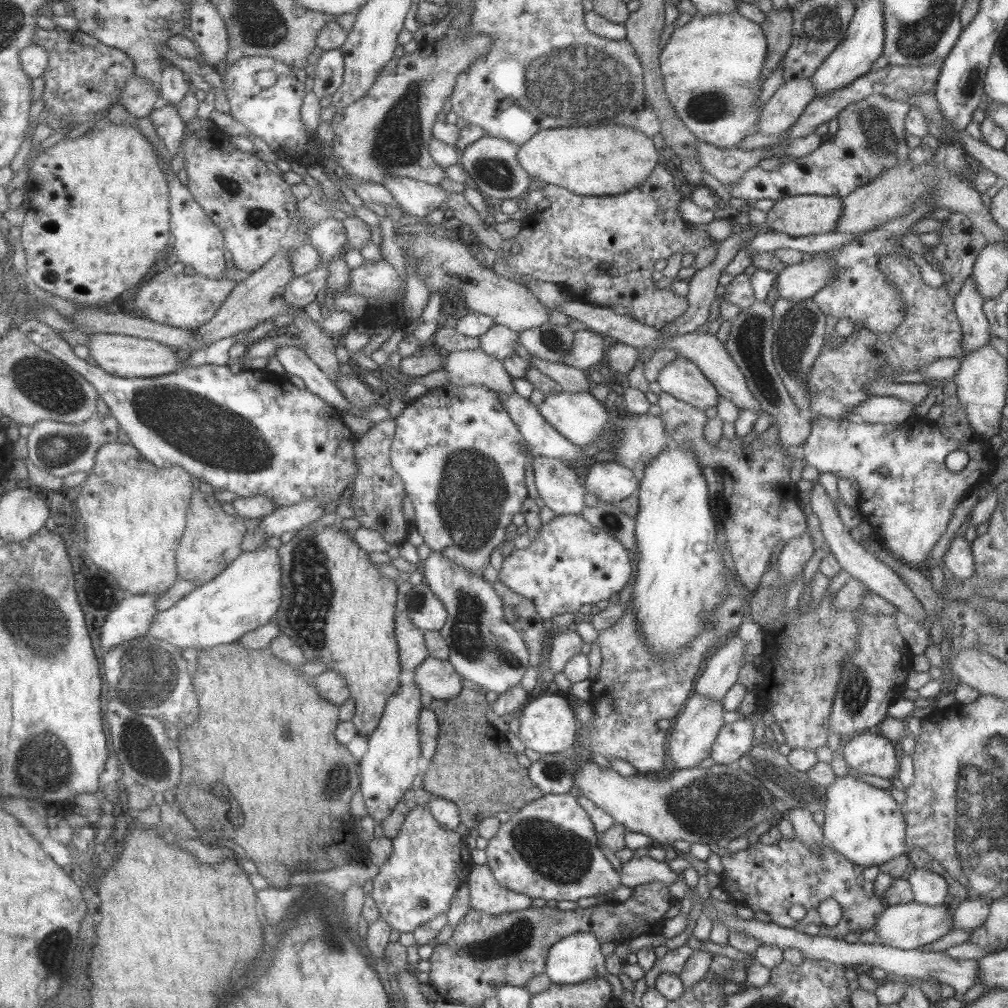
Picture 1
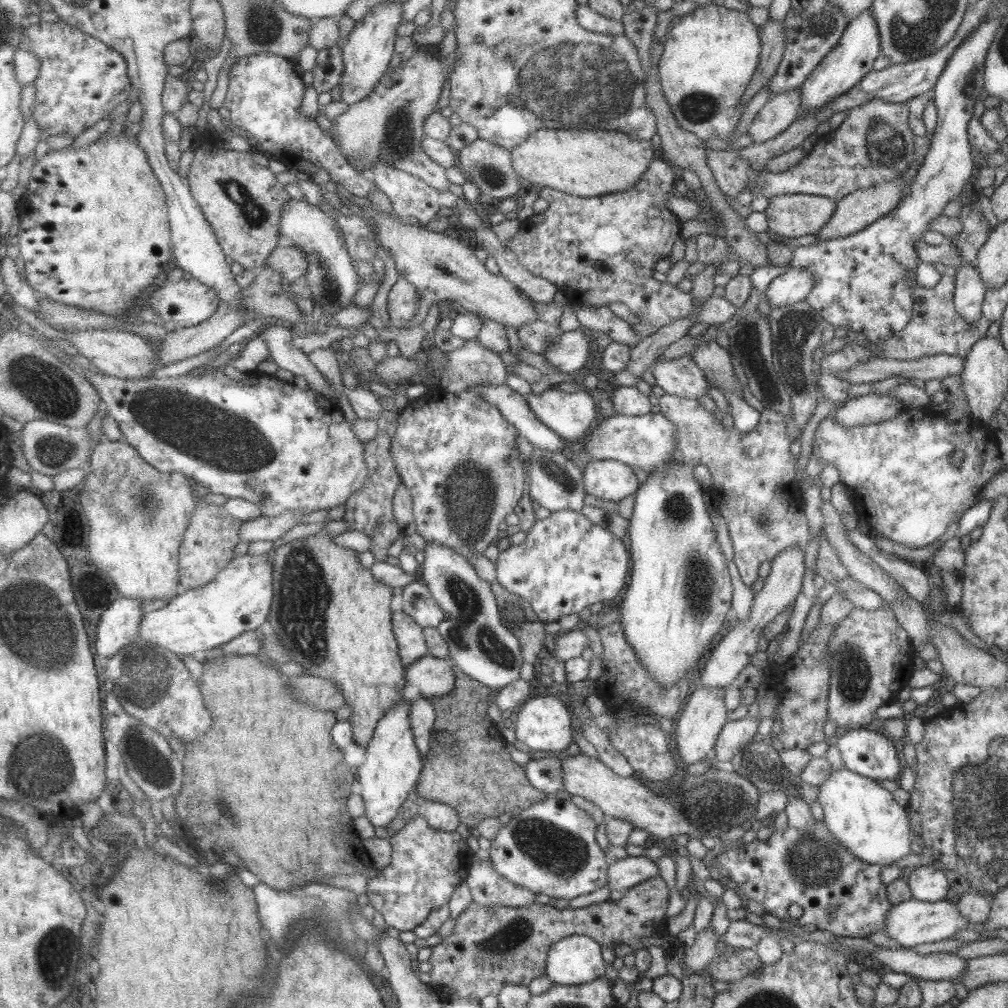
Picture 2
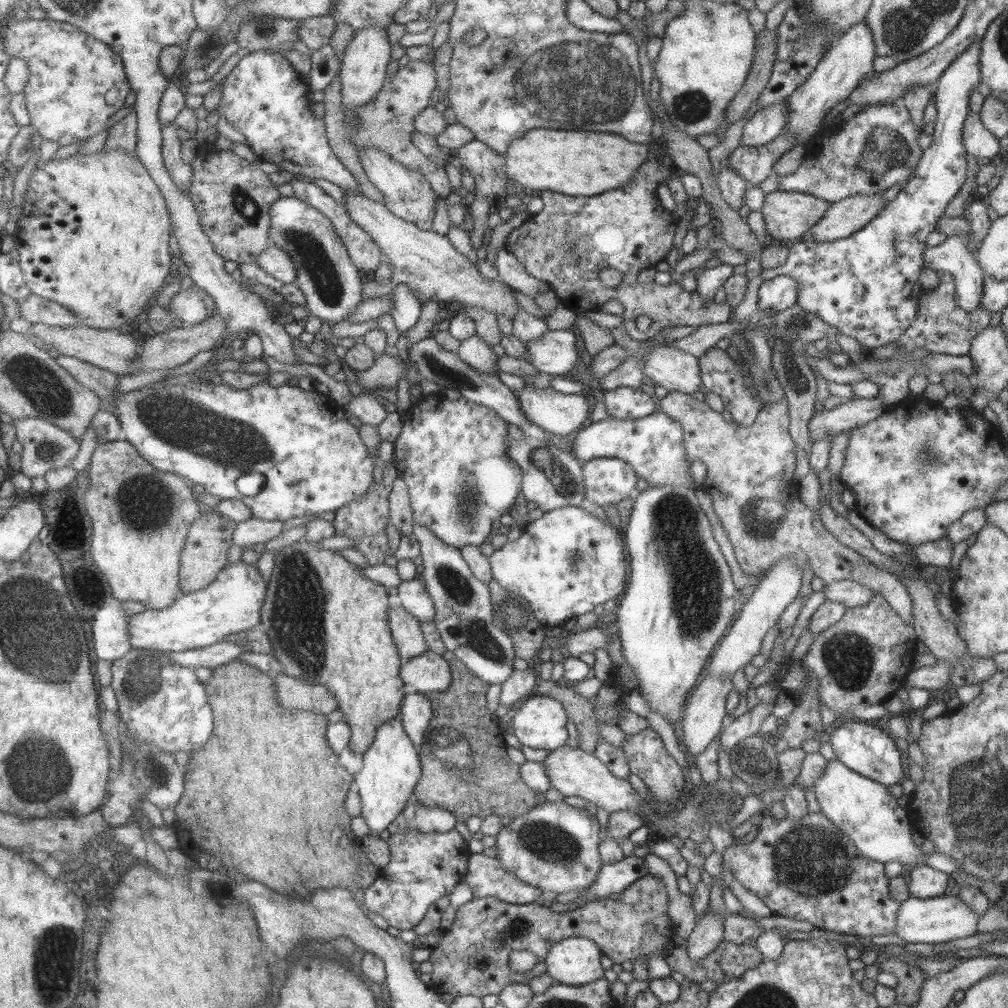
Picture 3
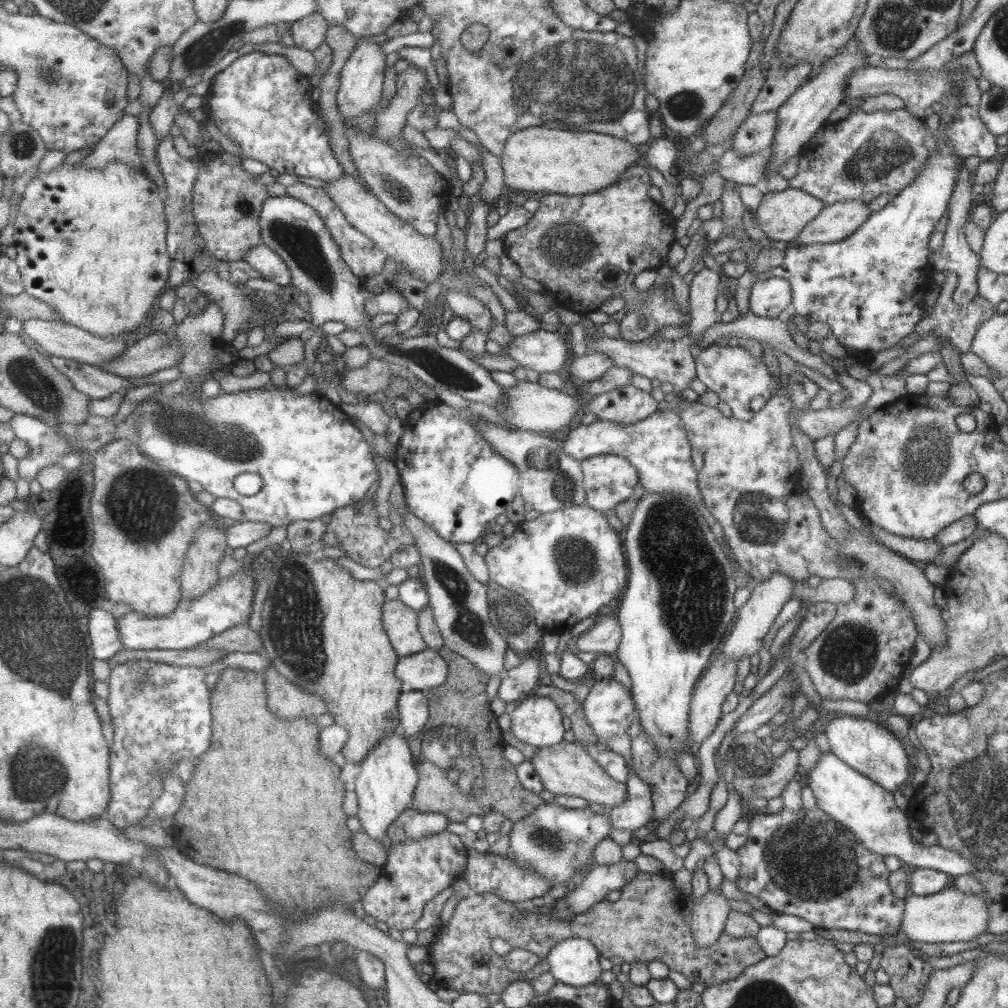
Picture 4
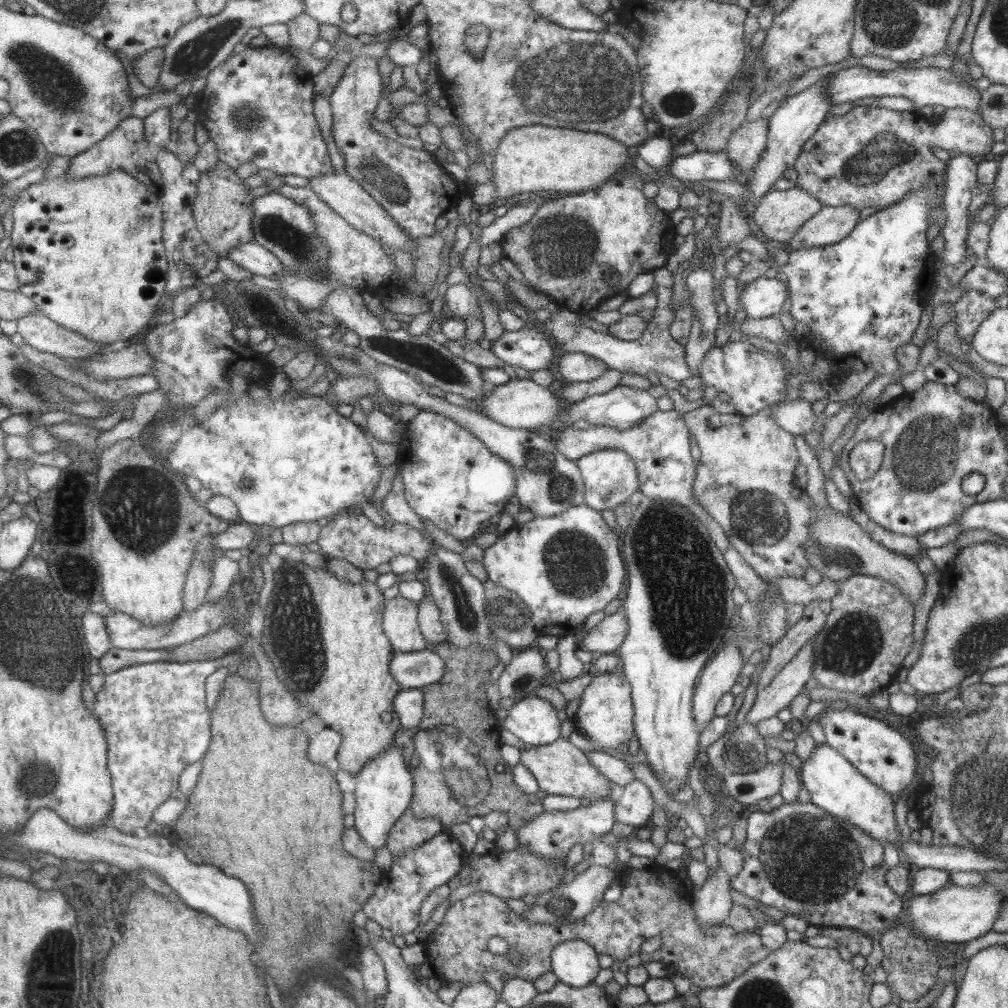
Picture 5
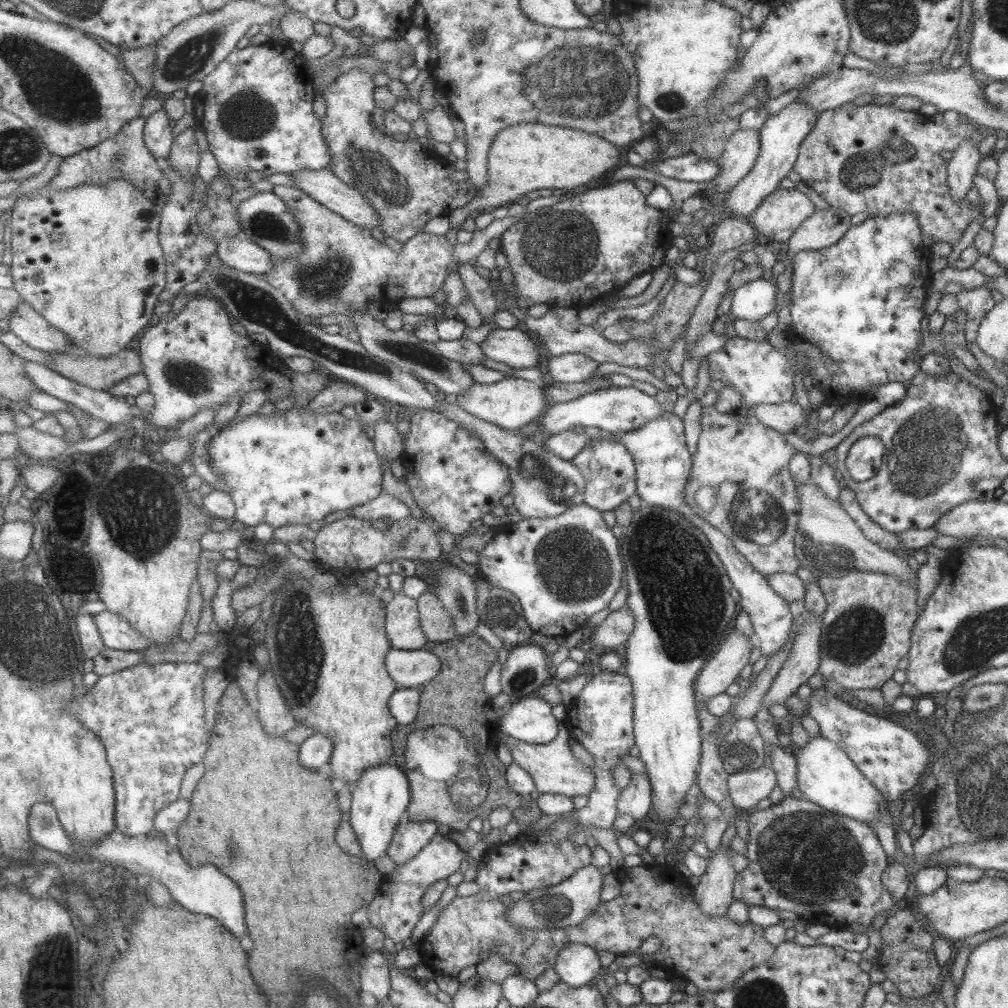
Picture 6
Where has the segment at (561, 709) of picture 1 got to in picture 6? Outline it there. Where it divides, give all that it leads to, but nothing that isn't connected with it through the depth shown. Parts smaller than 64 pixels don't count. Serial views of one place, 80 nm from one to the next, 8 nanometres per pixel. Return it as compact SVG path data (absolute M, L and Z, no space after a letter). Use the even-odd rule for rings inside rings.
M532 695L512 703L500 717L498 730L517 741L541 745L556 738L559 726L551 715L551 705Z

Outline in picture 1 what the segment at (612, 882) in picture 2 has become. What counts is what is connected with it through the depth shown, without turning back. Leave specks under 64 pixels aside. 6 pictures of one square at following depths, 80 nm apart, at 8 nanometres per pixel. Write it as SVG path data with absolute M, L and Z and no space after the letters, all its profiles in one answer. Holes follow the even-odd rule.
M645 855L644 857L631 857L628 861L621 863L616 870L620 886L631 890L638 885L653 881L661 882L665 886L677 882L679 874L669 869L664 861L657 861Z

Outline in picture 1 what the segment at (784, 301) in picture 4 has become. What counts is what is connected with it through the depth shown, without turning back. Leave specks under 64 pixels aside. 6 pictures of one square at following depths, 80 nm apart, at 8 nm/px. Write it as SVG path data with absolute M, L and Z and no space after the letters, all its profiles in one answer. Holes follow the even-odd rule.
M829 257L787 265L776 276L774 288L778 298L802 301L811 298L831 278L835 278L835 263Z

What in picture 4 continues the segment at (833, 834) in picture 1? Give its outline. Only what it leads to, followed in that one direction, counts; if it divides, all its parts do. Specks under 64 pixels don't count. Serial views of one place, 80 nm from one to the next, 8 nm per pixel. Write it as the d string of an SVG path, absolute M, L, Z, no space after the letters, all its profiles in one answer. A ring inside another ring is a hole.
M831 752L822 753L819 760L812 764L809 772L801 779L812 790L815 806L849 829L865 849L882 857L887 855L897 857L901 862L915 866L916 869L938 870L952 878L977 869L979 861L977 858L972 862L957 851L947 850L939 844L924 847L914 841L908 831L910 828L907 825L905 811L897 808L892 793L847 766Z

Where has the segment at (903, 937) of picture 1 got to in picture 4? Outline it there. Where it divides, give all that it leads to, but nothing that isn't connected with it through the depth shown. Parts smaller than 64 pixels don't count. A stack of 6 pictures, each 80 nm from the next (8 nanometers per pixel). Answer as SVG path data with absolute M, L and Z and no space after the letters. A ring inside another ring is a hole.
M952 884L936 894L927 896L909 896L901 902L904 904L900 930L909 941L918 942L971 942L986 931L986 922L989 920L988 903L990 899L986 894L963 894Z

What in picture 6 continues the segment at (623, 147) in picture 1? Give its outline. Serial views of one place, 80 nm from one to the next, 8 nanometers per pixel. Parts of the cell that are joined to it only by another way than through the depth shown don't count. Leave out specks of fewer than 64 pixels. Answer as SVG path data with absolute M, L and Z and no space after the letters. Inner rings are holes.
M563 122L558 126L537 123L507 126L495 134L489 146L487 182L477 188L477 195L470 202L451 212L448 217L450 226L459 229L471 212L513 204L523 200L523 196L531 191L551 189L569 194L587 182L603 179L605 172L617 164L620 150L603 138L568 128Z

